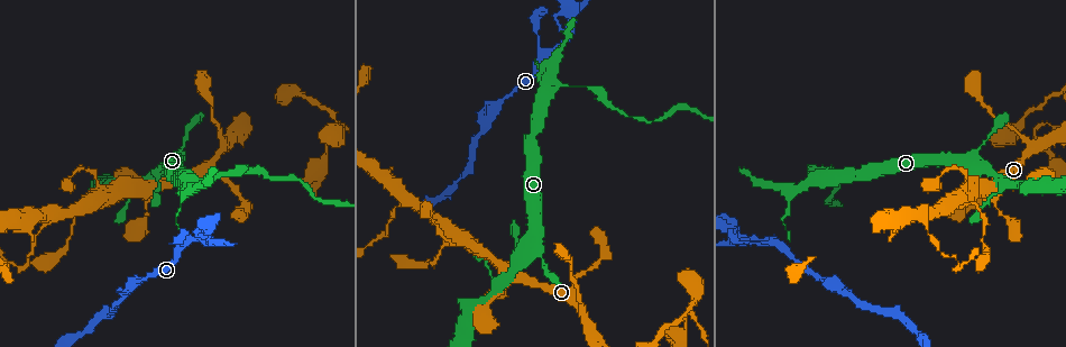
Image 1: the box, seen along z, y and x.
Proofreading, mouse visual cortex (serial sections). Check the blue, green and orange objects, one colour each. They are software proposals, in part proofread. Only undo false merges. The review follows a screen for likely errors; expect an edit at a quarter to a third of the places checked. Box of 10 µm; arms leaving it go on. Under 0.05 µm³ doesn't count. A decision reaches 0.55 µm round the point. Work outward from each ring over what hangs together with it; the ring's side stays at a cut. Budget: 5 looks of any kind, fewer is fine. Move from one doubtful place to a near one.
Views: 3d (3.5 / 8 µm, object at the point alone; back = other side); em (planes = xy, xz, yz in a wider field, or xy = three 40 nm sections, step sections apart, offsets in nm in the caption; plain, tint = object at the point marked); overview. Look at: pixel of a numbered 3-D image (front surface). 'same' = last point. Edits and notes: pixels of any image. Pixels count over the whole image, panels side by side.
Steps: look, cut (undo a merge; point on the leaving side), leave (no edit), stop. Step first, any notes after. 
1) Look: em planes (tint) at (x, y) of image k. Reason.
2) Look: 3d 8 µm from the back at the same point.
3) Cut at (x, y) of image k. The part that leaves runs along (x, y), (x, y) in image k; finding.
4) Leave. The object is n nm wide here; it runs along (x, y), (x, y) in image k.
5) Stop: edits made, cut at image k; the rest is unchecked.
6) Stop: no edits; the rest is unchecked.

Look: 3d 3.5 µm at (588, 88) of image 1.

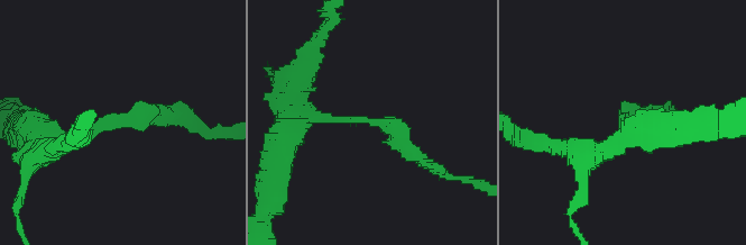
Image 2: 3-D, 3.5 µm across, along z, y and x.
Look: em planes (tint) at (369, 122) of image 2. The arms are 200, 250 nm wide; need the tissue.

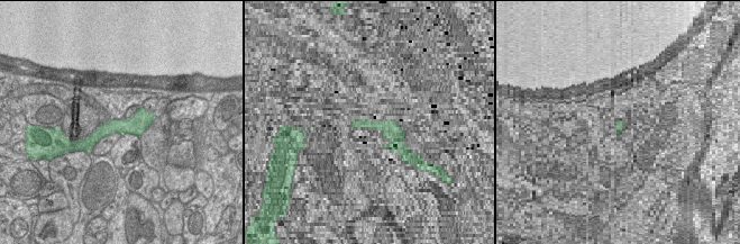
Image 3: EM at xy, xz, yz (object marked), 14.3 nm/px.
Cut at (405, 139) of image 2. The part that leaves runs along (374, 123), (463, 180) in image 2; two cells meet here.

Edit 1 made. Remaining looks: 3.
Look: 3d 8 µm from the back at (742, 238) of image 1. Sudden change in width.

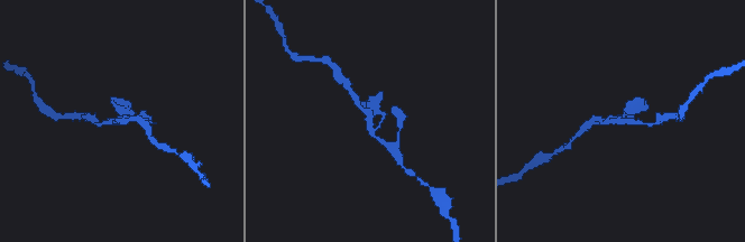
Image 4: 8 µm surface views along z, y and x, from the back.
Look: 3d 3.5 µm at the same point.

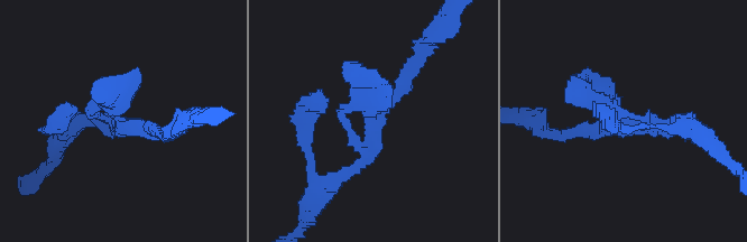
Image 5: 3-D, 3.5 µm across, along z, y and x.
Look: em xy step 2 (tint) at (120, 126) of image 5. 3 arms meet here; the arms are 150, 200, 300 nm wide; shape alone is not enough.

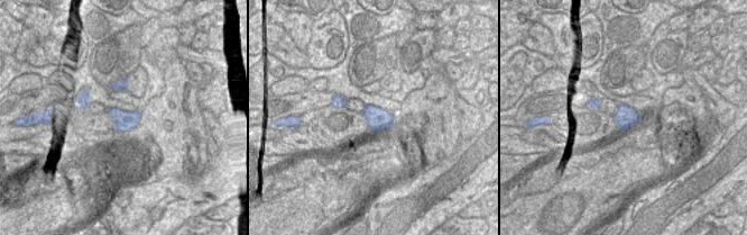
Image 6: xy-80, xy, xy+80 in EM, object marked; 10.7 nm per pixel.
Cut at (380, 90) of image 5. Two cells meet here.

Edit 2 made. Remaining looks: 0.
Stop: edits made, cut at image 2, cut at image 5; the rest is unchecked.

